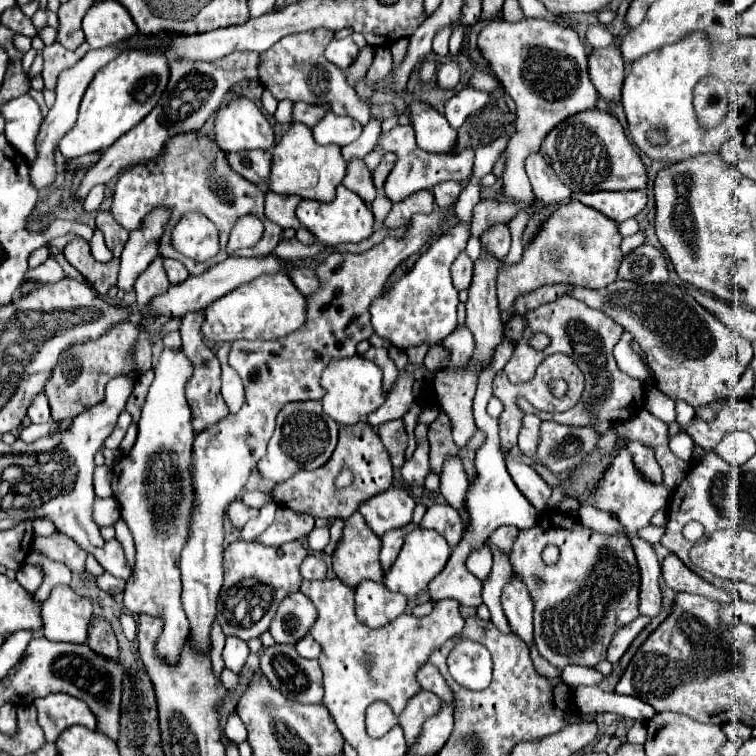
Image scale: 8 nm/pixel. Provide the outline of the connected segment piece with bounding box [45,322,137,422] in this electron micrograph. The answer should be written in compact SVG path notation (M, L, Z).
M121 322L109 328L97 340L73 346L65 350L53 368L51 378L45 384L45 396L49 398L53 420L69 420L79 416L85 408L99 404L105 398L105 384L125 368L125 356L137 340L137 326L131 322Z

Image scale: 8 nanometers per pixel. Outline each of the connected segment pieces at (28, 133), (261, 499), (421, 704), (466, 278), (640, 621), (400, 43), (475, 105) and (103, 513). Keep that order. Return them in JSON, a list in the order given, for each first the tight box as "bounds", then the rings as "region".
[{"bounds":[1,96,41,160],"region":[[[19,96],[1,106],[1,114],[5,118],[5,138],[7,142],[21,152],[27,160],[33,160],[35,148],[33,140],[37,138],[37,128],[41,126],[41,108],[29,96]]]},{"bounds":[242,490,272,508],"region":[[[257,490],[247,492],[242,498],[242,502],[245,505],[256,508],[261,508],[263,504],[266,504],[267,502],[271,502],[271,500],[272,497],[270,495],[267,495]]]},{"bounds":[397,690,441,750],"region":[[[427,690],[419,692],[417,698],[413,698],[409,702],[409,708],[405,708],[405,712],[397,720],[397,724],[405,732],[407,750],[417,742],[425,720],[431,718],[433,714],[437,714],[439,708],[441,708],[441,700],[437,696],[433,696],[433,692],[427,692]]]},{"bounds":[451,252,473,290],"region":[[[461,252],[453,266],[451,266],[451,276],[453,276],[453,284],[457,290],[467,290],[471,284],[471,276],[473,276],[473,262],[467,256],[467,252]]]},{"bounds":[607,616,651,664],"region":[[[639,616],[633,624],[627,624],[625,628],[617,630],[617,636],[613,636],[613,644],[609,646],[609,652],[607,652],[607,660],[611,664],[619,662],[621,656],[627,652],[627,648],[631,646],[631,642],[639,636],[639,632],[651,622],[651,618],[647,616]]]},{"bounds":[391,38,409,64],"region":[[[401,38],[391,46],[391,54],[393,54],[393,64],[401,64],[405,54],[407,54],[407,46],[409,46],[409,38]]]},{"bounds":[445,88,489,130],"region":[[[463,88],[445,104],[445,118],[455,130],[459,130],[473,112],[481,110],[487,104],[487,100],[489,100],[489,94],[477,92],[473,88]]]},{"bounds":[93,498,119,526],"region":[[[115,498],[109,500],[97,500],[93,504],[93,520],[97,526],[113,526],[117,522],[119,514],[119,504]]]}]

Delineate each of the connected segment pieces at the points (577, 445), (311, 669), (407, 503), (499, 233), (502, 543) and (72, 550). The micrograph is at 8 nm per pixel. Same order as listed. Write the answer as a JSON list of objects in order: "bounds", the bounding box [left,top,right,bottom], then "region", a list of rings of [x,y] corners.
[{"bounds":[537,422,601,474],"region":[[[557,422],[541,424],[537,462],[559,474],[581,464],[597,446],[601,436],[587,426],[565,426]]]},{"bounds":[261,644,323,704],"region":[[[273,644],[261,656],[261,670],[289,700],[315,704],[323,700],[323,674],[317,660],[301,658],[293,644]]]},{"bounds":[359,488,415,536],"region":[[[387,488],[377,496],[361,502],[359,512],[363,514],[367,526],[377,534],[383,536],[389,530],[403,528],[411,522],[415,508],[415,500],[403,488]]]},{"bounds":[481,224,511,260],"region":[[[495,224],[495,226],[491,226],[491,228],[481,236],[481,244],[483,244],[483,248],[487,246],[499,260],[503,260],[503,258],[509,254],[509,246],[511,246],[509,226],[505,226],[505,224]]]},{"bounds":[489,526,519,554],"region":[[[501,526],[501,528],[497,528],[497,530],[489,536],[489,540],[491,540],[493,544],[497,544],[505,554],[509,554],[509,548],[511,548],[513,540],[517,538],[517,534],[519,534],[519,528],[517,528],[517,526]]]},{"bounds":[31,534,87,574],"region":[[[53,534],[53,536],[35,536],[33,538],[33,546],[31,546],[35,552],[43,554],[43,556],[49,556],[51,560],[61,560],[65,562],[71,572],[77,572],[81,574],[85,570],[85,558],[87,558],[87,552],[81,550],[73,540],[69,540],[65,534]]]}]

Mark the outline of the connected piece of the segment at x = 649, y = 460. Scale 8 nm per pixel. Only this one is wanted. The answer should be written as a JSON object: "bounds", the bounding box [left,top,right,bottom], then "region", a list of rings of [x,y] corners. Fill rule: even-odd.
{"bounds":[627,444,663,484],"region":[[[629,444],[627,450],[631,452],[631,458],[635,462],[635,468],[637,472],[649,480],[649,482],[655,482],[655,484],[661,484],[663,482],[663,472],[653,456],[653,452],[649,452],[649,448],[641,446],[641,444]]]}

